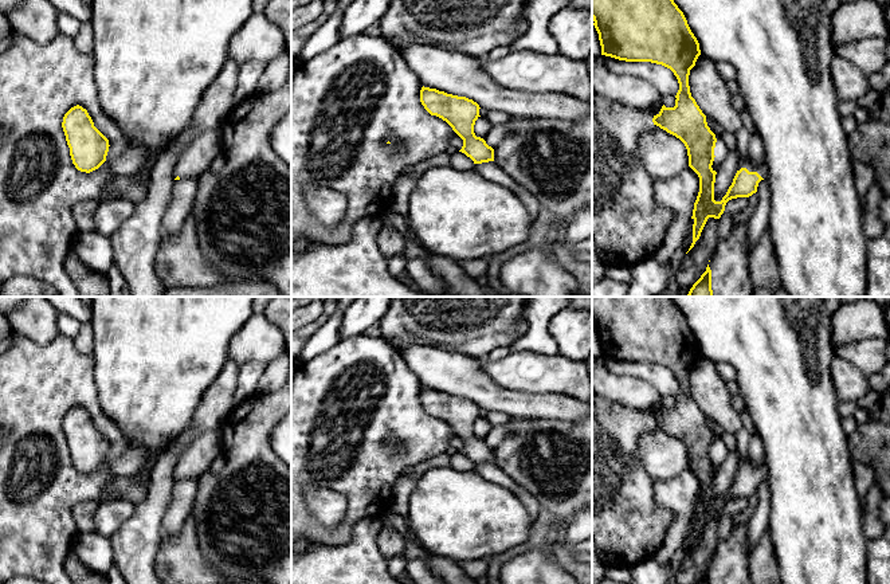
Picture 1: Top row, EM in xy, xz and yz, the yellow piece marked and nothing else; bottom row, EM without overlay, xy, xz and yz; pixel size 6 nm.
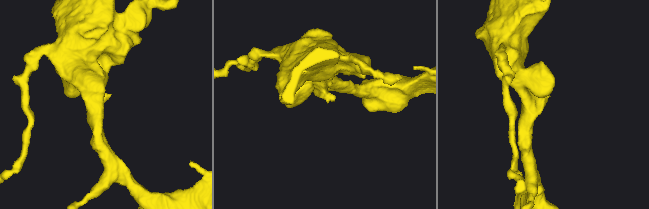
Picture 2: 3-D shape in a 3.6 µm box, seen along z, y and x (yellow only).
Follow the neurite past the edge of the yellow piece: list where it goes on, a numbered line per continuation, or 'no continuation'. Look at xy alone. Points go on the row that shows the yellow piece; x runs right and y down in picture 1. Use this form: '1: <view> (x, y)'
1: xy (196, 159)

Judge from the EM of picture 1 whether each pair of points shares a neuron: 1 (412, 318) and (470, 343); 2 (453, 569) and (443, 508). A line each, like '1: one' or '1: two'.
1: one
2: two

